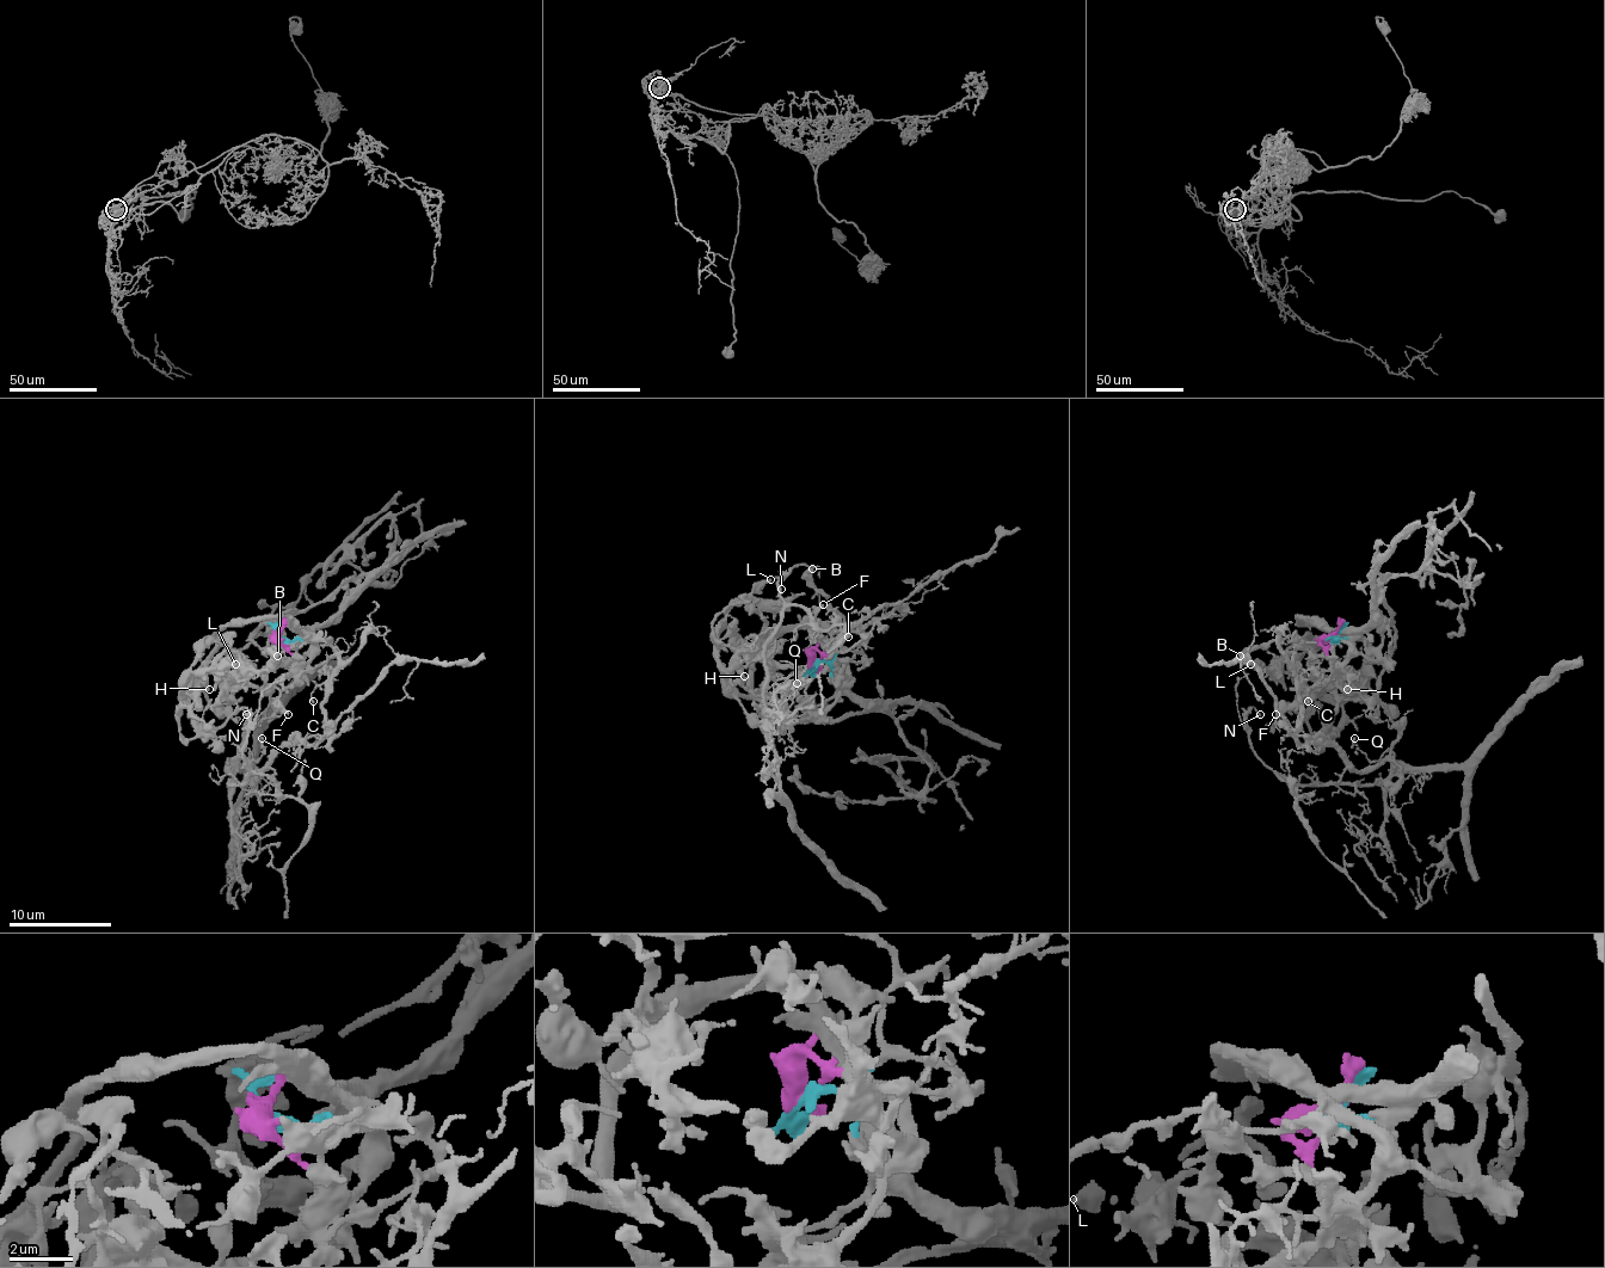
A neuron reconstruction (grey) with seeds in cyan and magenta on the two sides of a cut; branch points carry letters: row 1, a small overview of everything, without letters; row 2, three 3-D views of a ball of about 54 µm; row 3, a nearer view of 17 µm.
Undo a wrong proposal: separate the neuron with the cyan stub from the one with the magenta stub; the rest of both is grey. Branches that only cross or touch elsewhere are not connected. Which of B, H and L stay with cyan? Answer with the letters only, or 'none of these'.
B

